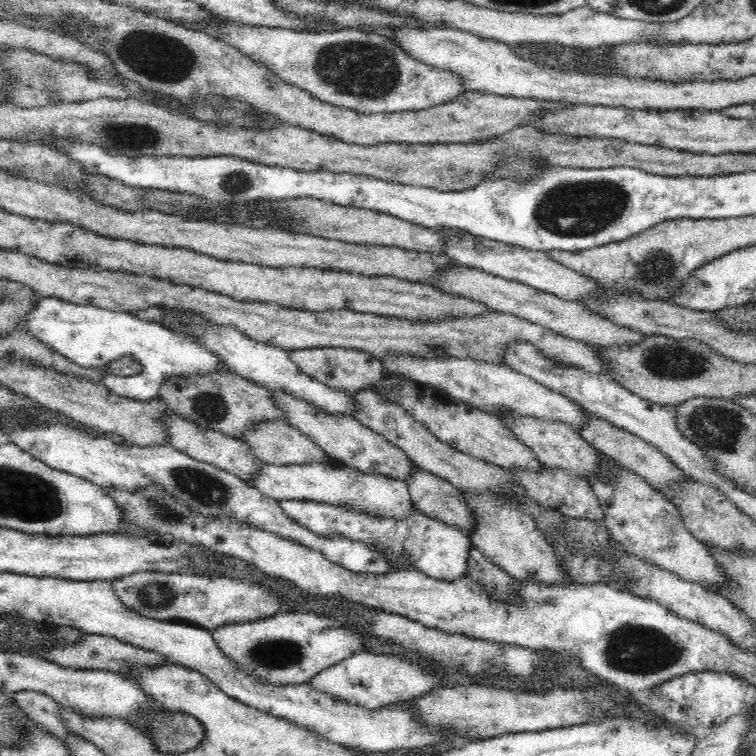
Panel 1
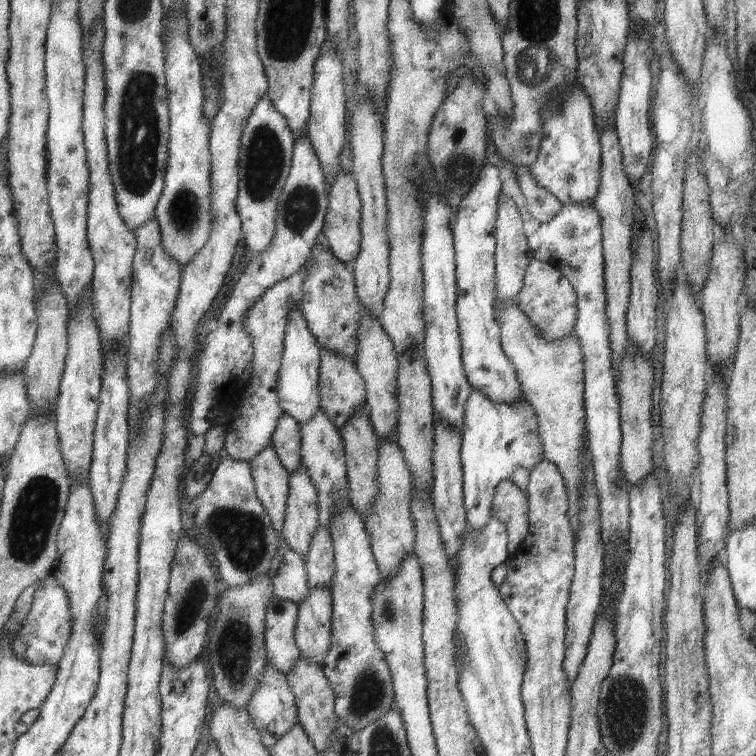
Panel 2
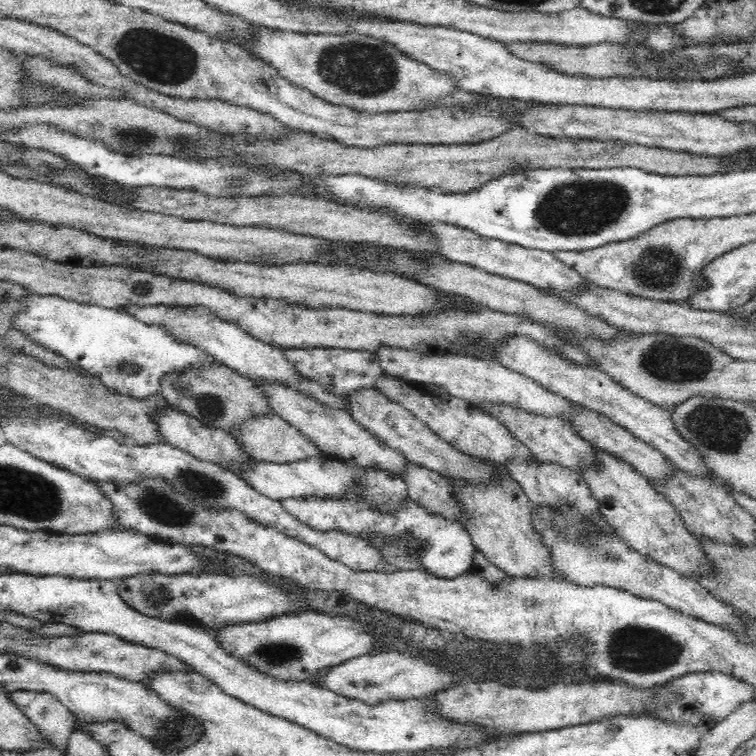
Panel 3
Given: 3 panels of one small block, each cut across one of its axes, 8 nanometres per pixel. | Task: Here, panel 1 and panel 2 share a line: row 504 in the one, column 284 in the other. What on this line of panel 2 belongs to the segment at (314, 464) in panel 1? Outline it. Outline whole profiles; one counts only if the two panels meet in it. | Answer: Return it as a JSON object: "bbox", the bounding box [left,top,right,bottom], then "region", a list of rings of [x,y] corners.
{"bbox":[278,308,322,426],"region":[[[297,308],[289,314],[289,324],[285,328],[284,346],[284,361],[278,381],[280,406],[286,414],[293,416],[302,426],[322,410],[320,394],[321,347],[317,343],[317,338],[312,334],[312,330],[309,329],[303,312],[299,312]]]}

